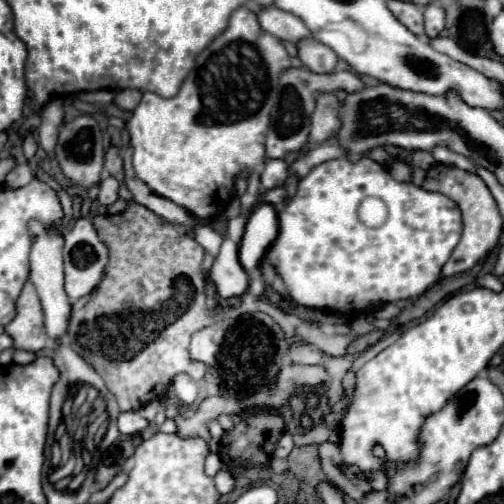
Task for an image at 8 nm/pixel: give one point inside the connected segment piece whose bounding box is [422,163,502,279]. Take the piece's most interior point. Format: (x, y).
(482, 223)

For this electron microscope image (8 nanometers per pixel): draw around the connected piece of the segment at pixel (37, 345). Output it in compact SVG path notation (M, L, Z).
M32 281L24 283L20 297L16 299L16 317L6 325L6 333L14 339L14 349L38 353L48 345L48 333L44 329L42 309Z

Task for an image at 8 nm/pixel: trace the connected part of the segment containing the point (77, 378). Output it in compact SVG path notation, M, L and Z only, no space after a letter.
M66 339L58 341L54 355L52 355L52 363L58 367L60 379L56 381L56 385L52 389L52 401L50 401L52 413L50 415L62 415L62 405L66 401L66 395L78 385L90 385L90 387L98 389L98 393L106 401L106 413L108 413L110 421L114 421L120 415L118 403L112 397L112 393L106 389L100 375L66 343Z

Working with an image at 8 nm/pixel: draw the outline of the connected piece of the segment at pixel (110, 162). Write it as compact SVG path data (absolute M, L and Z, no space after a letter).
M110 145L108 147L108 151L106 151L106 171L112 175L112 177L116 177L118 181L122 181L124 179L124 169L122 169L122 157L120 157L120 153L118 153L118 147L114 147L114 145Z

